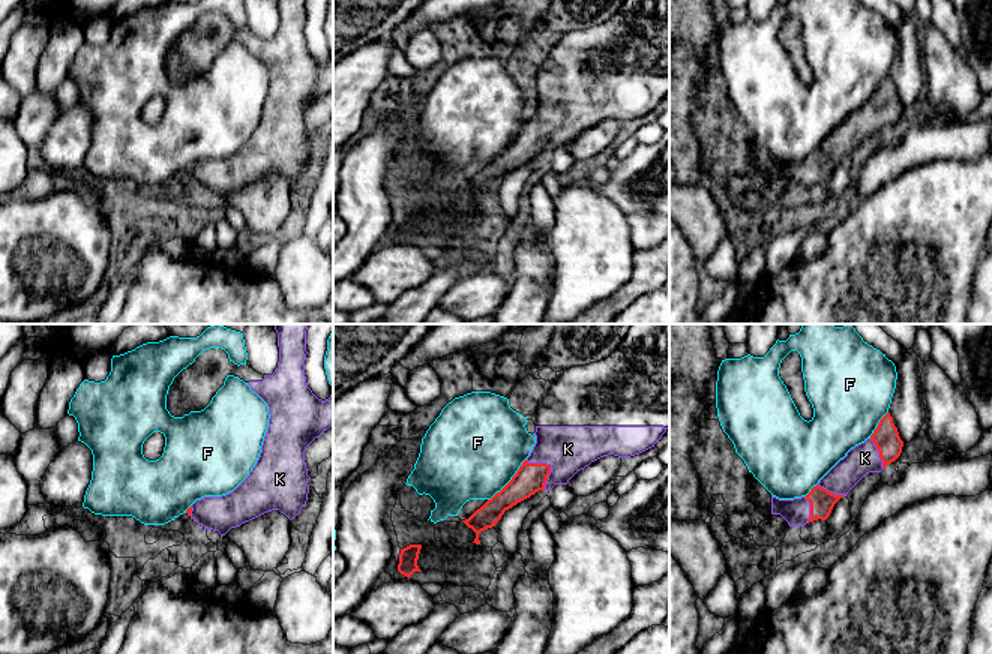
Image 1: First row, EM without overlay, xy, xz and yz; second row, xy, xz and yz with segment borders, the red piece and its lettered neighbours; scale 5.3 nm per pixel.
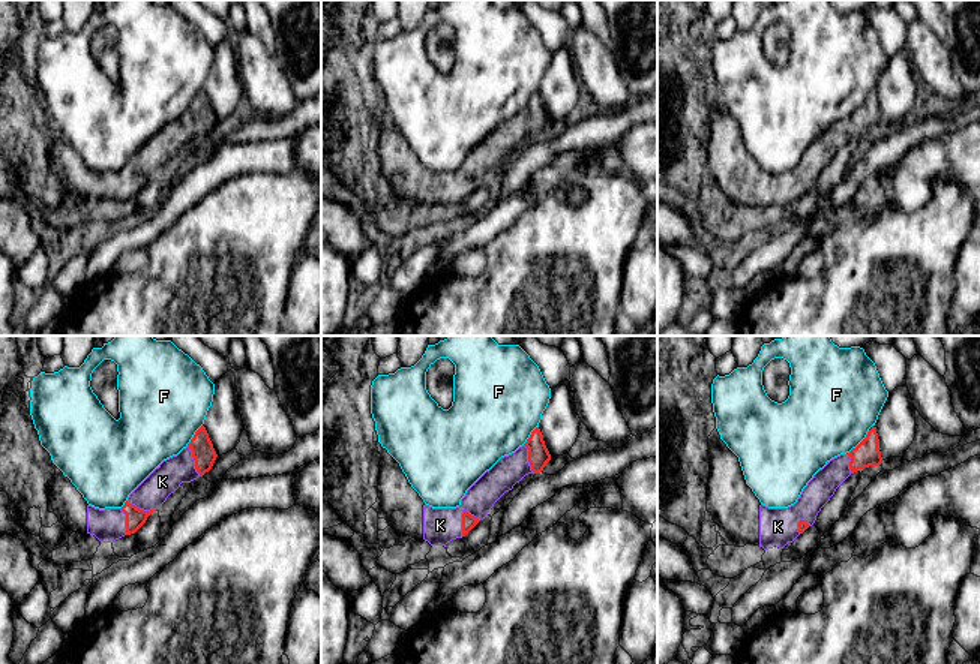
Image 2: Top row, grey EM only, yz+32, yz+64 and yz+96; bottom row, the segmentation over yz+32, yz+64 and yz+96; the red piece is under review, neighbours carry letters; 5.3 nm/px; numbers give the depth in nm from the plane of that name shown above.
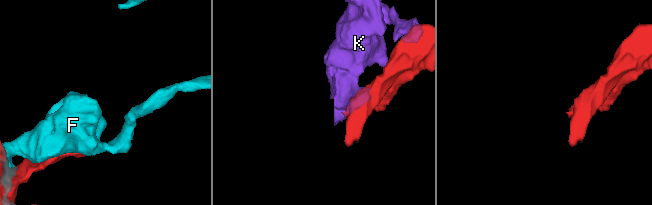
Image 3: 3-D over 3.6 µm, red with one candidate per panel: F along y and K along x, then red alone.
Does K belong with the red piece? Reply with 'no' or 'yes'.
yes

